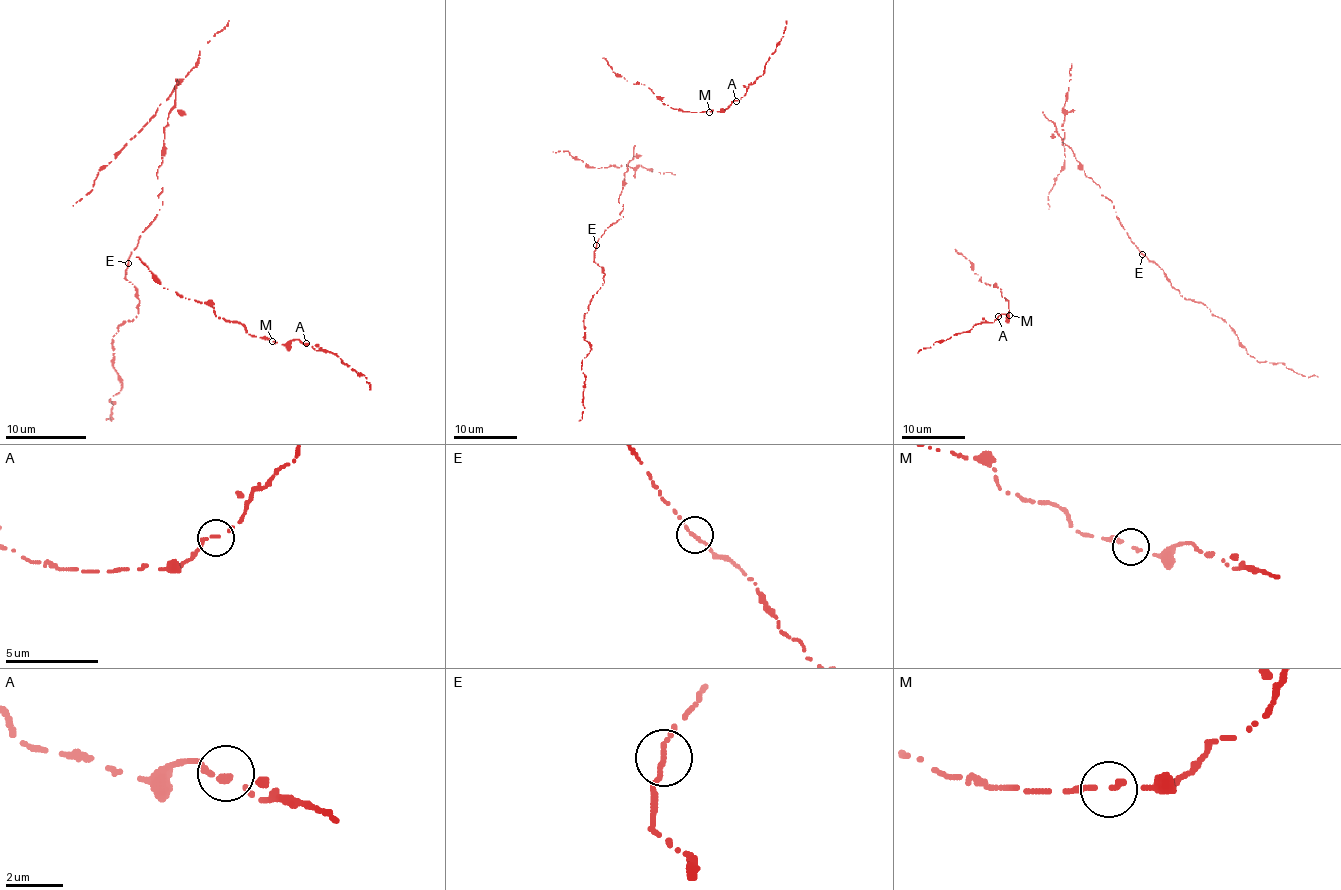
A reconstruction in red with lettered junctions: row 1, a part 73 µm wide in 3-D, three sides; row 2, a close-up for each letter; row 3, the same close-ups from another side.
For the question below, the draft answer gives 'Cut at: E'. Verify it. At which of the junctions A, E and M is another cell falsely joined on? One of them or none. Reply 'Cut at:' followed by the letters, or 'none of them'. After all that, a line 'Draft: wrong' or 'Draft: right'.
Cut at: E
Draft: right

